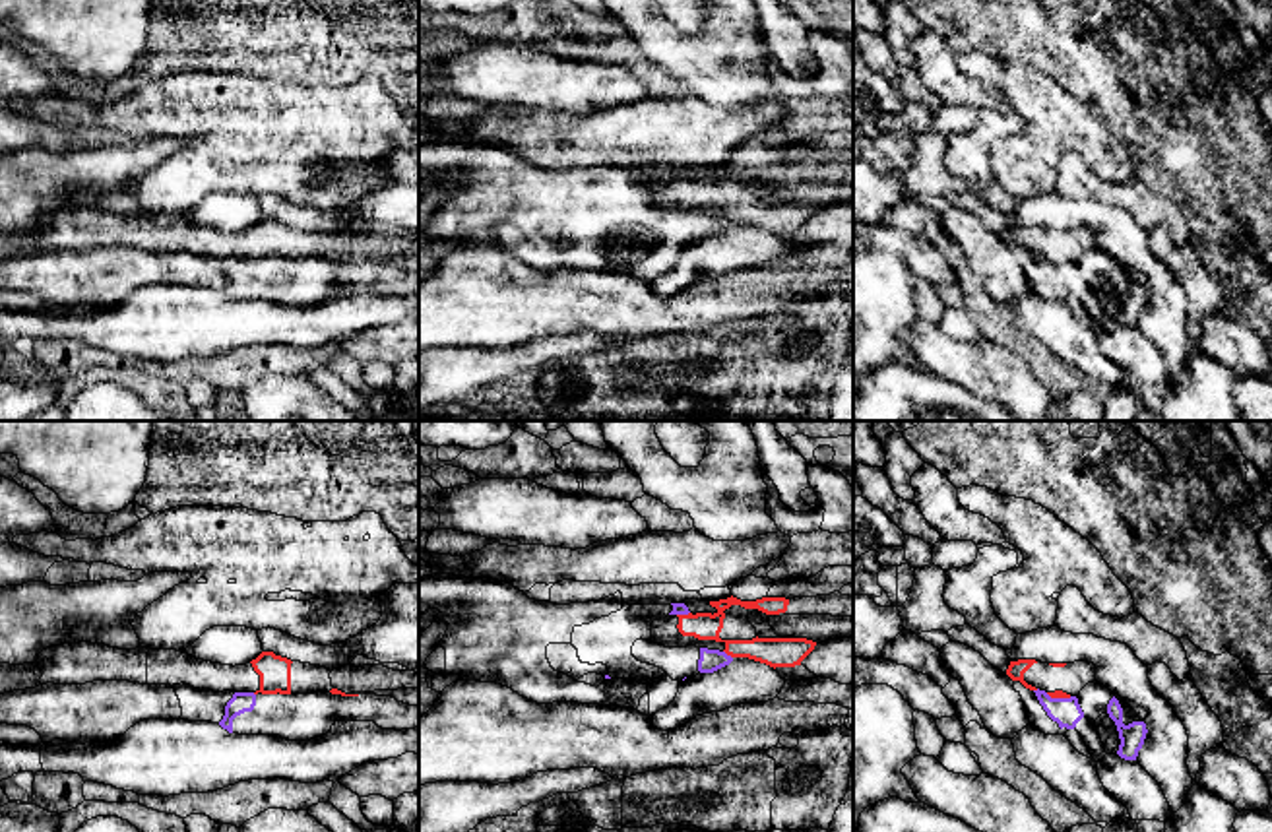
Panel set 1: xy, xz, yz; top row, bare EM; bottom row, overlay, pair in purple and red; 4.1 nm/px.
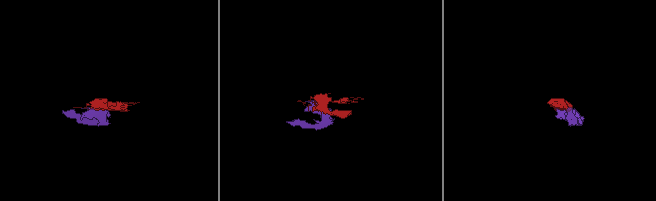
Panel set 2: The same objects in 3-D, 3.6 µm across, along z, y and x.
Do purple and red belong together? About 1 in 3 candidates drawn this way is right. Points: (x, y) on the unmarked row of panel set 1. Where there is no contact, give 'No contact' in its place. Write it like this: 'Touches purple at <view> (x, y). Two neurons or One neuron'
Touches purple at xz (726, 220). Two neurons

